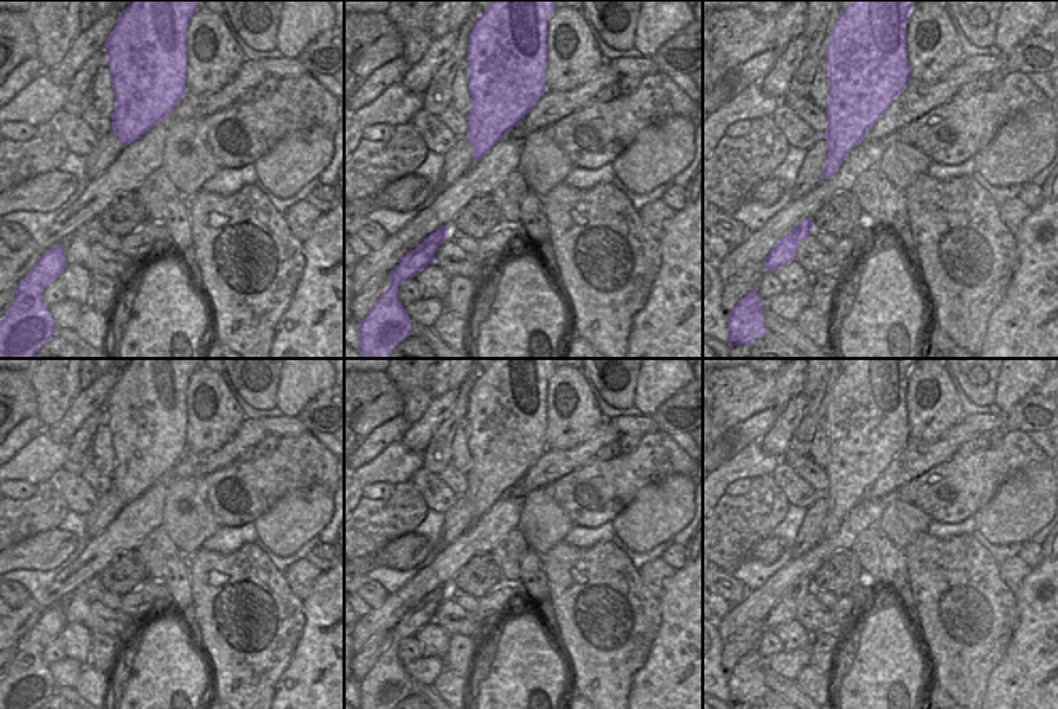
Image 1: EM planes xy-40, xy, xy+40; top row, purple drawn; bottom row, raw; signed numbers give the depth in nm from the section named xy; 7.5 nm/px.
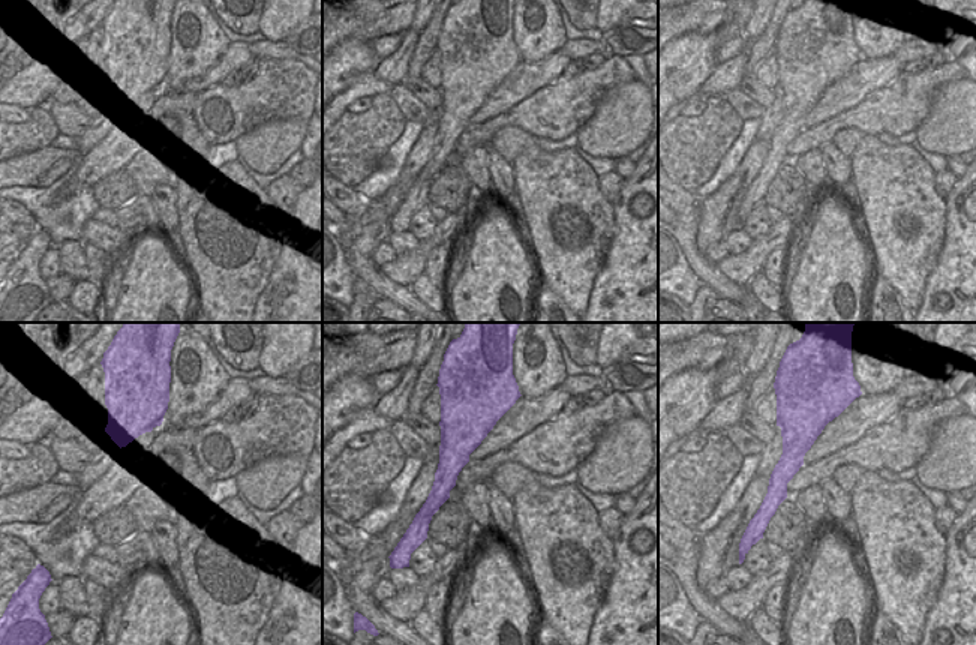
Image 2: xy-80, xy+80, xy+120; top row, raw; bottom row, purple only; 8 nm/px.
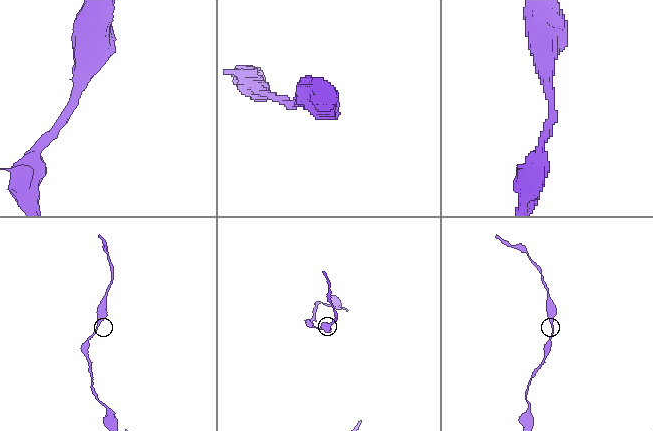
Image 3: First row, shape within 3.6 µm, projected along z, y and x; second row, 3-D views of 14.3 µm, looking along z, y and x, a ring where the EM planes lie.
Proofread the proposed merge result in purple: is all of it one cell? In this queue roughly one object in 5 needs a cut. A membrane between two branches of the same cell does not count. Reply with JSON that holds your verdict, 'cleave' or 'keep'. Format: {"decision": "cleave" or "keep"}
{"decision": "keep"}

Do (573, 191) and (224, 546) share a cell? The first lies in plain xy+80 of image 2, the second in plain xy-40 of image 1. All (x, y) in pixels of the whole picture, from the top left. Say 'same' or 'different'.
different

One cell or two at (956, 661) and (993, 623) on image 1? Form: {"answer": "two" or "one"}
{"answer": "one"}

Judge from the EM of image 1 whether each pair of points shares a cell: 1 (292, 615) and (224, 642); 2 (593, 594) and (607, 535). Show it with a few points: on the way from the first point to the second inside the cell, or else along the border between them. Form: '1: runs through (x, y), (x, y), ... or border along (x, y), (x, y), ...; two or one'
1: runs through (274, 632), (263, 644), (261, 652), (242, 653); one
2: border along (567, 541), (580, 548), (613, 543), (634, 565); two

